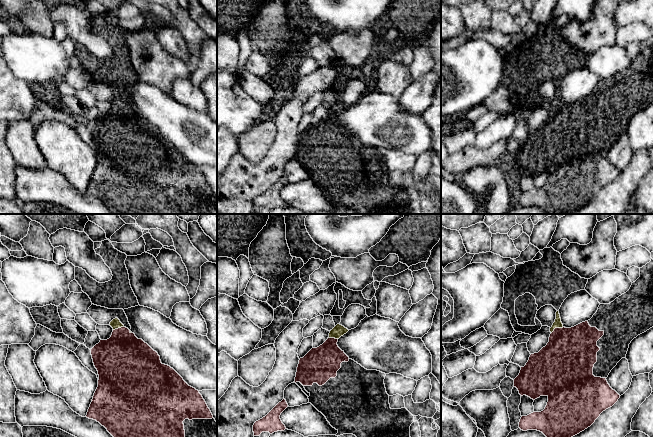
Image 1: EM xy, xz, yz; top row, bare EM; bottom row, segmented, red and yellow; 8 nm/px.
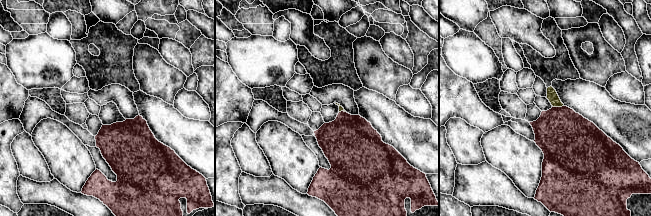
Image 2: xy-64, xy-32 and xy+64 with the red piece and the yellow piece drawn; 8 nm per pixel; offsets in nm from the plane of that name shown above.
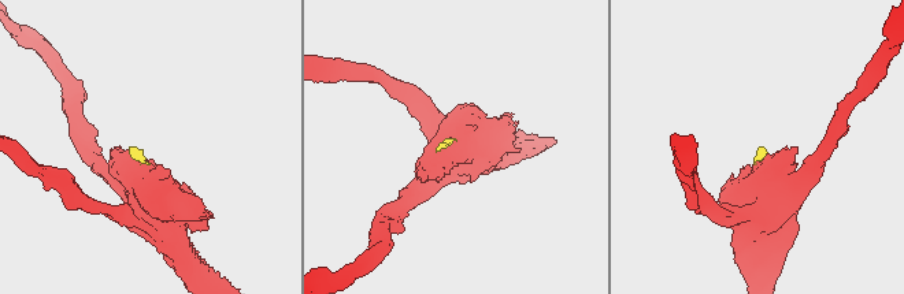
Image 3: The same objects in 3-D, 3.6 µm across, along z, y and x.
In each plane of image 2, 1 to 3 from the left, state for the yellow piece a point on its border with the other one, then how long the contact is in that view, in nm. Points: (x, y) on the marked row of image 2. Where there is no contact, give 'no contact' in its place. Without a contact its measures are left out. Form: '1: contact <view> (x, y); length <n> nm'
1: no contact
2: contact xy-32 (342, 111); length 60 nm
3: contact xy+64 (558, 107); length 100 nm

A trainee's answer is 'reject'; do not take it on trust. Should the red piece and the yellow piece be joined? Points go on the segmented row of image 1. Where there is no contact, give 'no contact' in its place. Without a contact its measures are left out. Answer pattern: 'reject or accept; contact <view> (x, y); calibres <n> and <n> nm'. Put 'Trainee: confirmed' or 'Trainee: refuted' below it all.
accept; contact yz (556, 328); calibres 420 and 60 nm
Trainee: refuted

